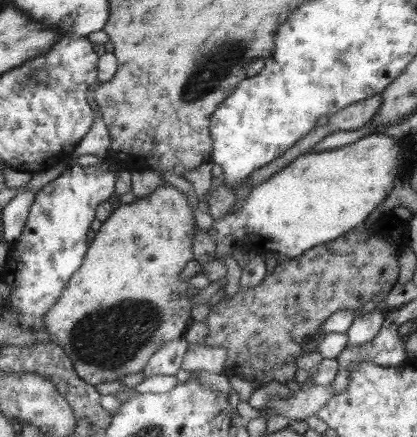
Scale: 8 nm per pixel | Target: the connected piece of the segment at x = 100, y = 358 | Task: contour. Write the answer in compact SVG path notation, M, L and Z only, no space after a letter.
M160 185L152 194L148 194L145 198L140 198L132 204L123 204L113 210L112 215L102 224L99 232L92 240L91 248L87 250L87 255L83 260L83 265L80 266L80 274L76 274L76 278L71 278L72 282L68 281L68 290L63 290L64 294L60 295L59 301L55 306L48 311L44 317L44 330L49 334L52 343L61 346L66 353L66 356L72 361L77 375L90 385L100 384L102 382L110 382L113 380L121 380L128 374L136 374L142 372L152 356L157 350L160 350L164 345L183 338L186 331L186 326L190 326L188 318L192 312L194 303L190 300L188 282L180 280L178 274L184 270L184 266L194 258L192 252L192 242L194 242L194 212L192 206L186 198L184 192L180 192L173 185Z

